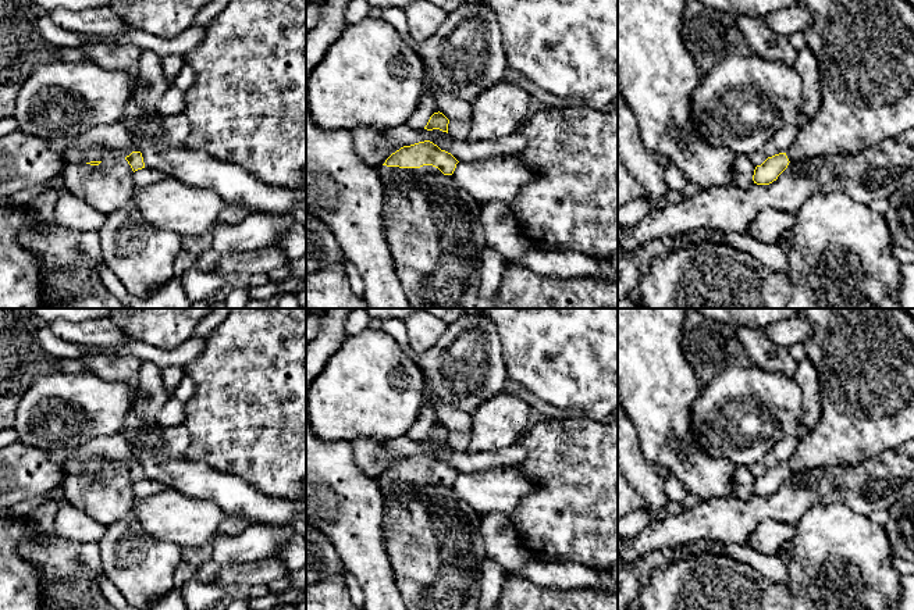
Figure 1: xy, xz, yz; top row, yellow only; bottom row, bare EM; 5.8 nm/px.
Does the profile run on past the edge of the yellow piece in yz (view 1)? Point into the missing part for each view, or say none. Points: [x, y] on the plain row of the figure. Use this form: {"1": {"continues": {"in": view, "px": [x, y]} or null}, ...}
{"1": {"continues": {"in": "yz", "px": [864, 357]}}}

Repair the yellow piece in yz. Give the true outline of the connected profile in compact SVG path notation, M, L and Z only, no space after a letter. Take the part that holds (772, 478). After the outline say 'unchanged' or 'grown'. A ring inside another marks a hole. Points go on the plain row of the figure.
M801 308L797 315L805 320L811 327L811 335L803 345L805 347L807 358L818 372L822 417L807 438L799 439L799 446L786 464L768 468L761 477L755 478L753 492L757 496L772 495L793 472L826 465L856 465L914 439L914 318L904 308Z | grown

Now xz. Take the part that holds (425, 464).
M424 452L401 459L377 482L383 493L394 493L399 488L417 488L423 477L433 477L444 486L452 486L458 474L451 464Z | grown

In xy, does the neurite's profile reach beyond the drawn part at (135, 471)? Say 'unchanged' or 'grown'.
grown

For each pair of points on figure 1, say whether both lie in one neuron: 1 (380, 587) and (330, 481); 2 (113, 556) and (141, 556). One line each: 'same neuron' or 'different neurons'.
1: same neuron
2: same neuron

